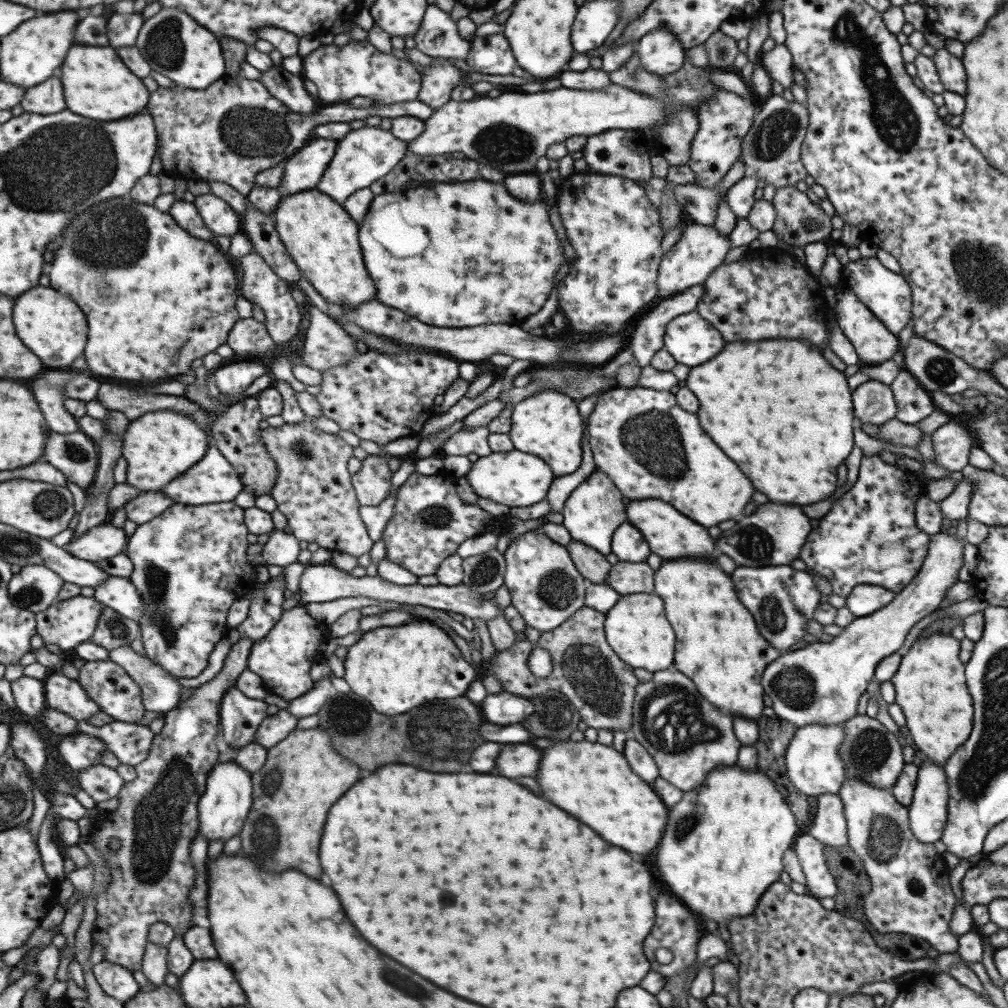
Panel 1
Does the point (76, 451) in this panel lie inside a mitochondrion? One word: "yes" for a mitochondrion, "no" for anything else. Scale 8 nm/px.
yes

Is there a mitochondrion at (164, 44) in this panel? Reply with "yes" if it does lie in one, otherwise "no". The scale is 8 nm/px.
yes

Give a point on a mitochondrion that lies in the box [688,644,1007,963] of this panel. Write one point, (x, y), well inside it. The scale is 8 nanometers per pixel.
(885, 836)

